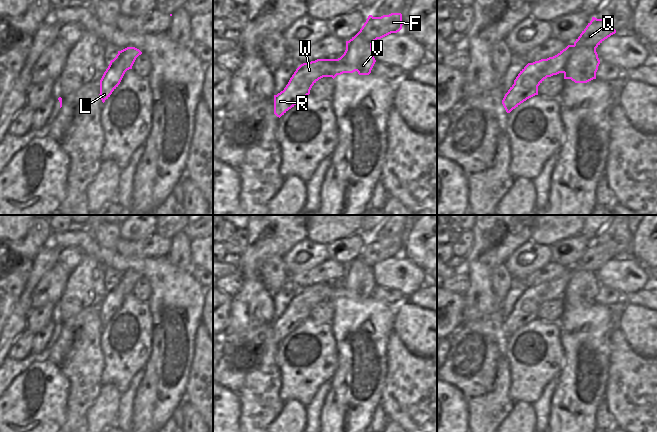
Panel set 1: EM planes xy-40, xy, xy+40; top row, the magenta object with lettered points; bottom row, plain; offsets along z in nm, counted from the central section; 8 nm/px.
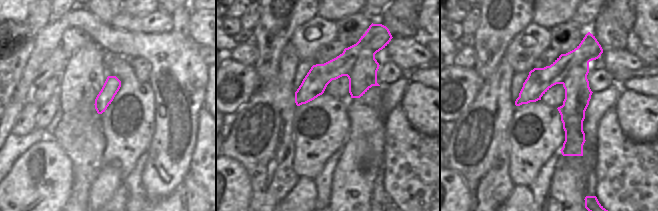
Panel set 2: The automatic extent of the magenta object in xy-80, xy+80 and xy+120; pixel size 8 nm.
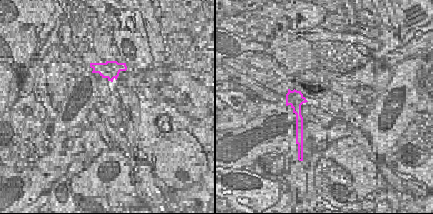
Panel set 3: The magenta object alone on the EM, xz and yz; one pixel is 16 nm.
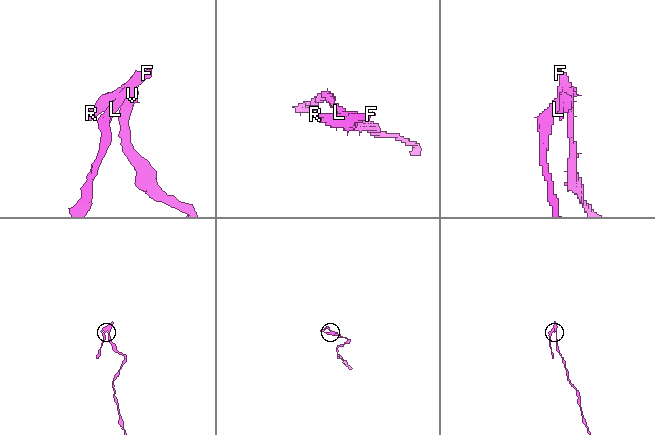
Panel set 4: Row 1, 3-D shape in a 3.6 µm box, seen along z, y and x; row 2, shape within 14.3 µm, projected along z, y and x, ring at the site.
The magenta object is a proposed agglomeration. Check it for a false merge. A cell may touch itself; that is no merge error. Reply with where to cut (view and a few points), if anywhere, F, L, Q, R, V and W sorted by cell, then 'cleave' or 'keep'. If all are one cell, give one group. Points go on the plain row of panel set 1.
xy+40 (572, 269), (572, 275), (563, 296) | F L Q R W / V | cleave

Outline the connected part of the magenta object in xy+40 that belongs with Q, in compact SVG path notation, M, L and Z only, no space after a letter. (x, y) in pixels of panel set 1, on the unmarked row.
M592 241L592 244L574 266L574 269L596 273L605 263L615 257L616 254L609 245Z

